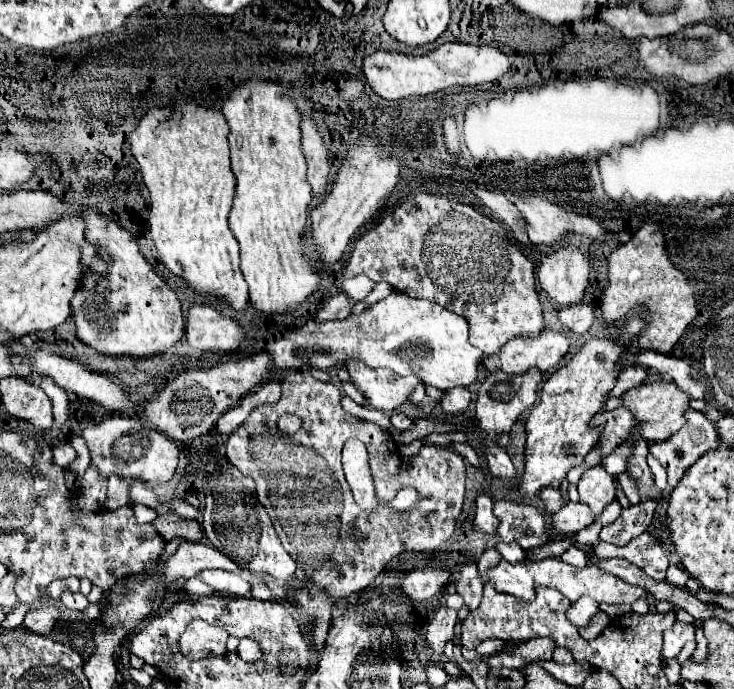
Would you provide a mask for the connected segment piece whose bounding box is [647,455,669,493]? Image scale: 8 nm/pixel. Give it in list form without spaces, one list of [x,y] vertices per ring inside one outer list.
[[[647,455],[647,463],[649,463],[649,467],[651,467],[653,475],[655,475],[655,487],[657,487],[657,491],[659,491],[659,493],[665,493],[665,491],[669,489],[665,467],[663,467],[653,455]]]

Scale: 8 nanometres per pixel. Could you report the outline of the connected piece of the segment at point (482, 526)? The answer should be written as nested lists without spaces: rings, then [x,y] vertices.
[[[479,495],[475,503],[475,519],[473,519],[473,529],[483,531],[483,533],[495,533],[499,527],[499,519],[491,511],[493,501],[489,495]]]

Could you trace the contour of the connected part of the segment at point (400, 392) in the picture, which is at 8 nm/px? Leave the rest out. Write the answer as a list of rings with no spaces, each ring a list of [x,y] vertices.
[[[347,359],[345,365],[355,385],[365,393],[369,406],[376,410],[394,411],[419,385],[413,377],[399,377],[389,369],[371,369],[353,359]]]

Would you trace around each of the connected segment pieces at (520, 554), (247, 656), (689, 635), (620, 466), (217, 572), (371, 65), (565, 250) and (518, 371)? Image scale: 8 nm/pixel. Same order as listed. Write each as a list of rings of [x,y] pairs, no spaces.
[[[500,543],[498,544],[498,552],[510,563],[525,559],[525,551],[517,543]]]
[[[241,639],[237,653],[241,655],[243,661],[257,661],[257,659],[261,659],[261,655],[263,655],[261,649],[257,647],[257,643],[253,643],[251,639]]]
[[[675,623],[671,629],[663,633],[663,659],[677,657],[681,647],[685,647],[691,639],[695,639],[693,625],[687,623]]]
[[[617,447],[611,455],[603,457],[601,459],[601,465],[605,467],[605,471],[611,475],[611,477],[617,477],[625,471],[625,459],[629,457],[629,447]]]
[[[205,569],[205,571],[201,571],[201,579],[217,591],[231,591],[231,593],[237,593],[243,597],[247,597],[251,593],[251,585],[247,581],[243,581],[239,575],[223,571],[223,569]]]
[[[445,43],[439,49],[431,51],[429,55],[403,55],[403,53],[385,53],[375,51],[373,55],[365,57],[361,65],[361,73],[373,93],[383,99],[397,101],[405,97],[417,95],[431,95],[437,91],[445,91],[457,85],[481,85],[499,79],[509,71],[509,59],[497,47],[477,47],[477,45],[463,45],[463,43]]]
[[[561,243],[541,259],[539,285],[561,307],[577,305],[589,287],[589,261],[577,247]]]
[[[543,331],[537,339],[513,339],[499,353],[485,355],[481,367],[487,373],[503,371],[507,375],[523,375],[531,367],[545,373],[563,361],[569,343],[559,331]]]

